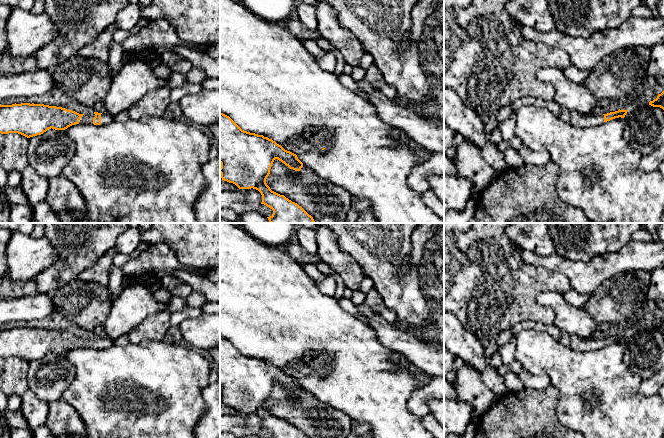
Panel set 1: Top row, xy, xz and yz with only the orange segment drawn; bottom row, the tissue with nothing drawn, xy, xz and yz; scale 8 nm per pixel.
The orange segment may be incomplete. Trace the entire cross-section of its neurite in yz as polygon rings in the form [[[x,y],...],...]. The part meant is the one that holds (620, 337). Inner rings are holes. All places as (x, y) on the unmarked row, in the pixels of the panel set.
[[[618,334],[615,336],[610,336],[607,338],[595,337],[589,338],[579,338],[577,336],[571,336],[571,348],[579,352],[588,352],[598,350],[604,346],[610,345],[615,342],[624,342],[628,334]]]

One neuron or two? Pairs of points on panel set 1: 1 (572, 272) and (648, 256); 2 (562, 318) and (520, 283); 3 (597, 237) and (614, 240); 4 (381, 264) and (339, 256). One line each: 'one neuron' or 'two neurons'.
1: one neuron
2: two neurons
3: one neuron
4: two neurons

